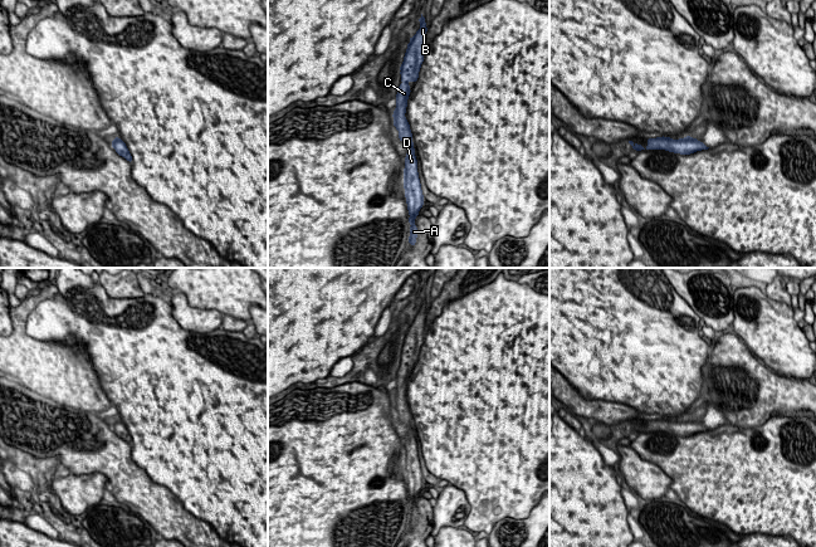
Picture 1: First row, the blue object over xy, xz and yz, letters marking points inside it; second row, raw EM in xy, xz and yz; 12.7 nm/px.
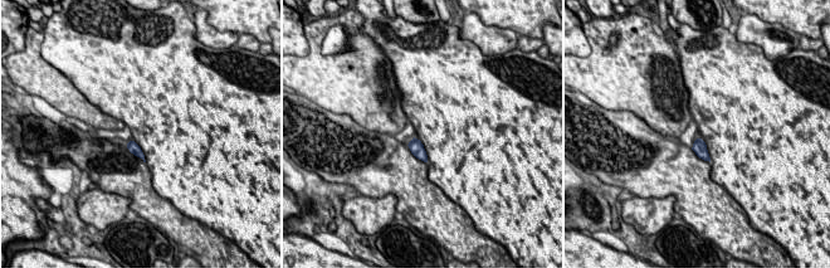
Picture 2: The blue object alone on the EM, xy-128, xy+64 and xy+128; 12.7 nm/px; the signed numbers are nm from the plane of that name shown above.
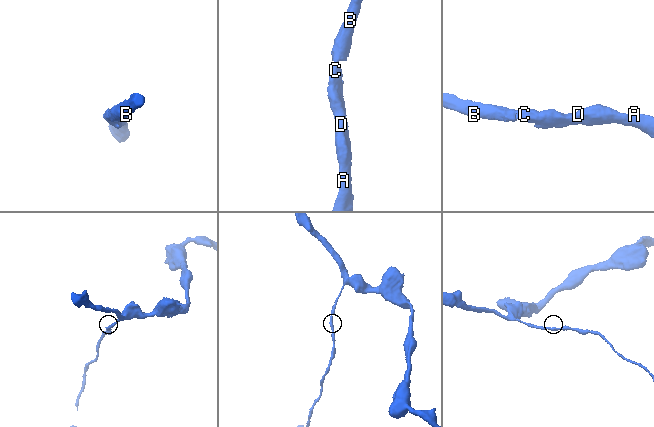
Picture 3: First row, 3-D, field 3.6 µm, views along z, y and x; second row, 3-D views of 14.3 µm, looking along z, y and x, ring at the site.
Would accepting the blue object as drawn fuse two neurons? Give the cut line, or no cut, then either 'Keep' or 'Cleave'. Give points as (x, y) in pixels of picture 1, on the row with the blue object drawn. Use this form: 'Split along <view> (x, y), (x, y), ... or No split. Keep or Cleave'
No split. Keep

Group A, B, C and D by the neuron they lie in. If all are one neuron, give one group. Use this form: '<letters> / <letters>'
A B C D

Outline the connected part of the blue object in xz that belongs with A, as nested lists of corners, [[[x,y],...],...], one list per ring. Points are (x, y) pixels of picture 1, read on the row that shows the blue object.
[[[422,14],[419,21],[420,21],[420,29],[412,38],[410,38],[410,43],[407,44],[404,62],[400,67],[402,83],[397,89],[396,108],[392,114],[394,126],[399,131],[399,138],[407,146],[407,153],[405,157],[405,169],[404,169],[404,189],[405,189],[407,210],[410,215],[409,223],[411,226],[410,226],[409,243],[411,245],[415,245],[419,234],[419,230],[415,225],[415,219],[424,205],[424,195],[417,172],[417,160],[415,156],[412,133],[410,130],[410,124],[405,117],[407,99],[411,92],[409,83],[417,80],[419,72],[425,55],[425,39],[427,28]]]

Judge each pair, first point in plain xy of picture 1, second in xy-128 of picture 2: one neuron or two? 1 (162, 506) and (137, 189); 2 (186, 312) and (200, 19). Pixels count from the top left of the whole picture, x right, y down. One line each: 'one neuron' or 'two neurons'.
1: one neuron
2: one neuron

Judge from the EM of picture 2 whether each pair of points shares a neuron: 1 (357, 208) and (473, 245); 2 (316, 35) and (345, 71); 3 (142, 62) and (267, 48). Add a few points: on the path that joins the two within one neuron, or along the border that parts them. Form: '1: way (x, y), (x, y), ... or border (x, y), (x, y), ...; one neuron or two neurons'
1: border (370, 198), (392, 194), (396, 198), (398, 212); two neurons
2: way (316, 47), (316, 53), (333, 71); one neuron
3: border (258, 52), (268, 54); two neurons

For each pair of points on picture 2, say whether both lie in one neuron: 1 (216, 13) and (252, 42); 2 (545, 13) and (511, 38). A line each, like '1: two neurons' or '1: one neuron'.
1: two neurons
2: two neurons

